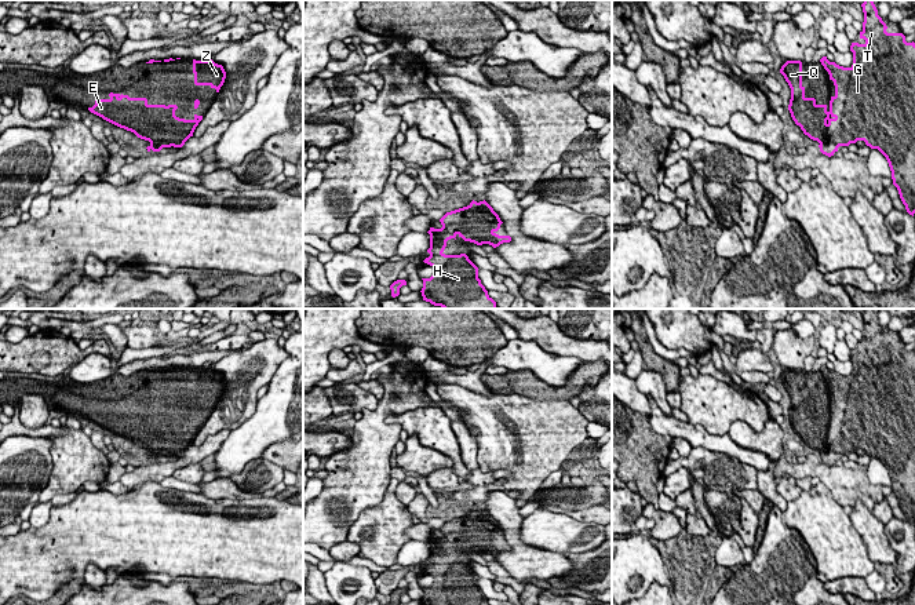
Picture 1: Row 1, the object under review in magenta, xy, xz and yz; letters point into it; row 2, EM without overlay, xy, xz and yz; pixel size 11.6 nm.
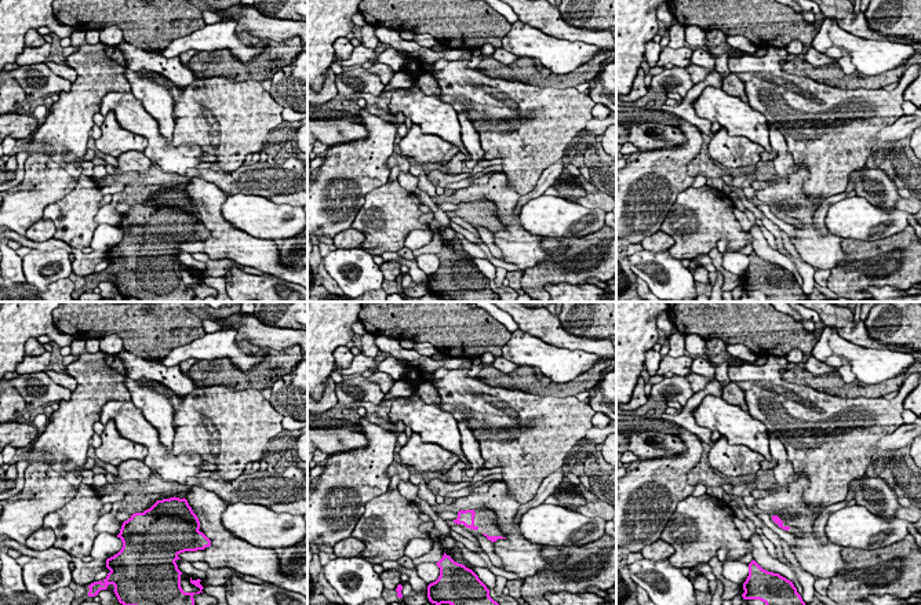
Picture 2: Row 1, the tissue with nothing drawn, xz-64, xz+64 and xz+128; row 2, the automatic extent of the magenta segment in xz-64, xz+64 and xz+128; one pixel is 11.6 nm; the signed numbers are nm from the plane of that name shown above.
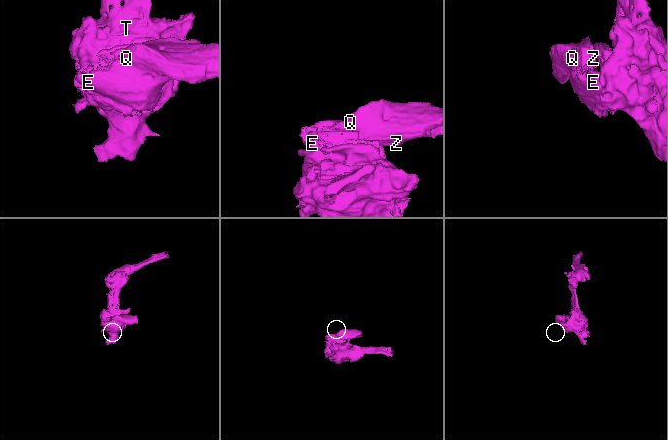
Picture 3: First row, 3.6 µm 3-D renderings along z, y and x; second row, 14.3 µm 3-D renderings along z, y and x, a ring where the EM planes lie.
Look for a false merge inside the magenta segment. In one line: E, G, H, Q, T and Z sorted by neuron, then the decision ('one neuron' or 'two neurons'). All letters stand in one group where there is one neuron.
E Q Z / G H T; two neurons

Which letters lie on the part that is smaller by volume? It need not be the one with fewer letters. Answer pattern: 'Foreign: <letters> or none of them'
Foreign: E, Q, Z

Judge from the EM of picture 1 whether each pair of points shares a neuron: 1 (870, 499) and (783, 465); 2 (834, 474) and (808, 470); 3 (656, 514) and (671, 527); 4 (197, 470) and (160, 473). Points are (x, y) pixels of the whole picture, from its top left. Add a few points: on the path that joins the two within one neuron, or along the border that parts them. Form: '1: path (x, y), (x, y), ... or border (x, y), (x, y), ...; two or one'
1: path (848, 485), (821, 470), (805, 470); one
2: path (827, 474), (821, 470), (815, 470); one
3: path (660, 518), (667, 525); one
4: border (199, 462), (182, 466), (171, 474); two

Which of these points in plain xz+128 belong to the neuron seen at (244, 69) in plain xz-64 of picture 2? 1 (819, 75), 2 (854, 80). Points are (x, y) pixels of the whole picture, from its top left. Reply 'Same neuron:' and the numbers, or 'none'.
Same neuron: 1, 2

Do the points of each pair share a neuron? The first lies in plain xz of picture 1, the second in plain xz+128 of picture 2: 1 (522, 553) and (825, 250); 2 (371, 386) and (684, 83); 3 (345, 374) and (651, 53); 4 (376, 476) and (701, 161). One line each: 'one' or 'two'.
1: one
2: two
3: two
4: two

